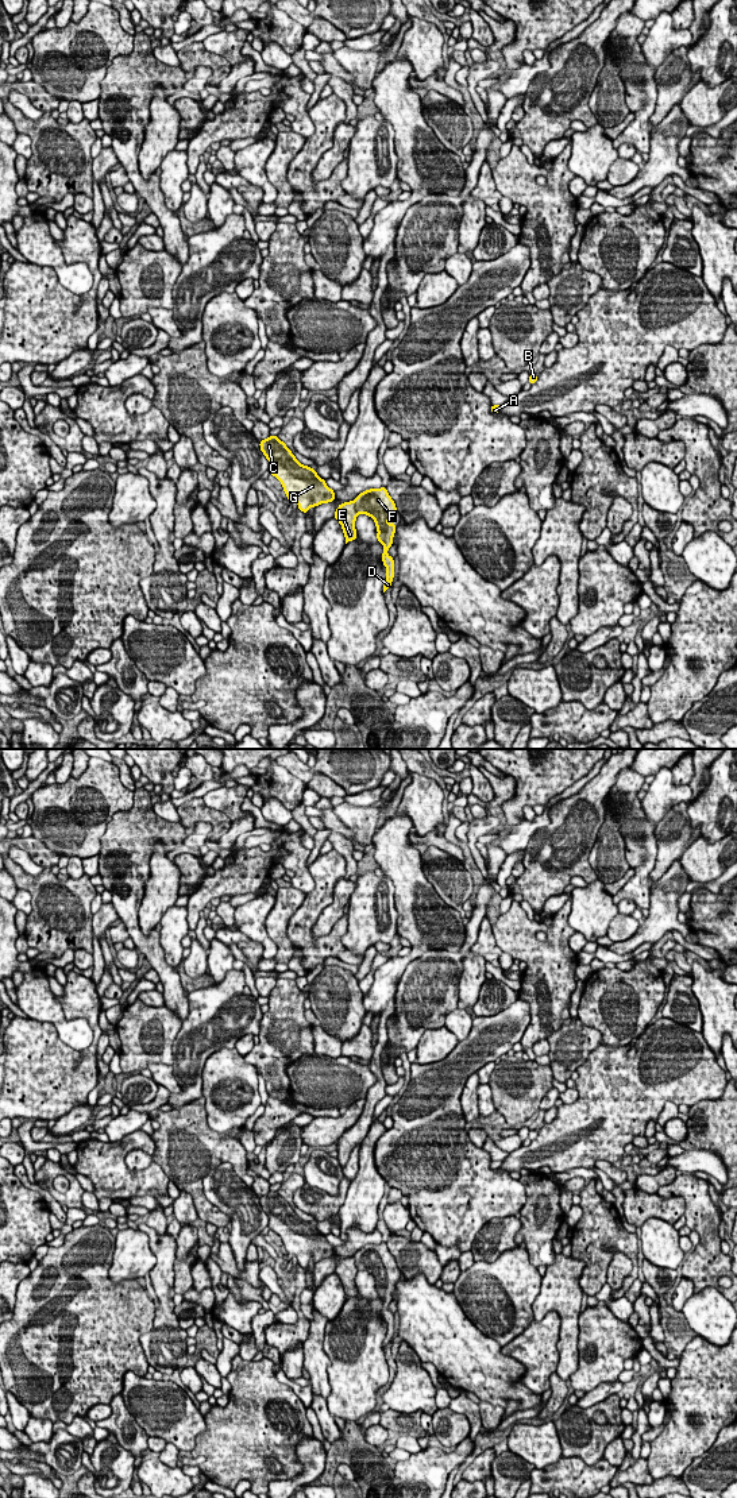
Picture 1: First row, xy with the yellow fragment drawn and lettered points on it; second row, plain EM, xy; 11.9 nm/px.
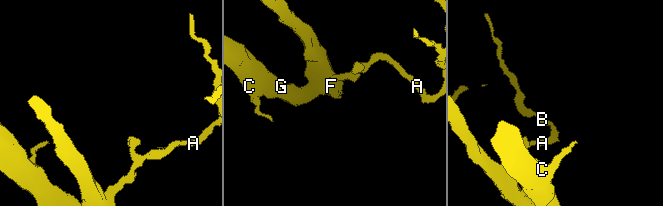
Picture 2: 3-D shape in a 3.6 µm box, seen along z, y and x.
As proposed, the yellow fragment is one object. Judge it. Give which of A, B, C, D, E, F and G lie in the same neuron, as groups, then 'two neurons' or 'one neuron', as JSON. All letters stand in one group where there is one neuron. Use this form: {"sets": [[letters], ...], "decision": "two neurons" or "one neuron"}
{"sets": [["A", "B", "C", "D", "E", "F", "G"]], "decision": "one neuron"}

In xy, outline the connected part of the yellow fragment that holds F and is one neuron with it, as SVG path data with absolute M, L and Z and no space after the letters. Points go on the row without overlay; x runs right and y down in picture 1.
M368 1244L360 1248L354 1256L340 1259L333 1274L342 1281L346 1300L358 1294L355 1277L359 1270L371 1273L375 1278L377 1296L383 1301L382 1319L386 1323L383 1348L391 1343L394 1335L394 1314L387 1310L395 1290L395 1270L398 1269L387 1244Z

